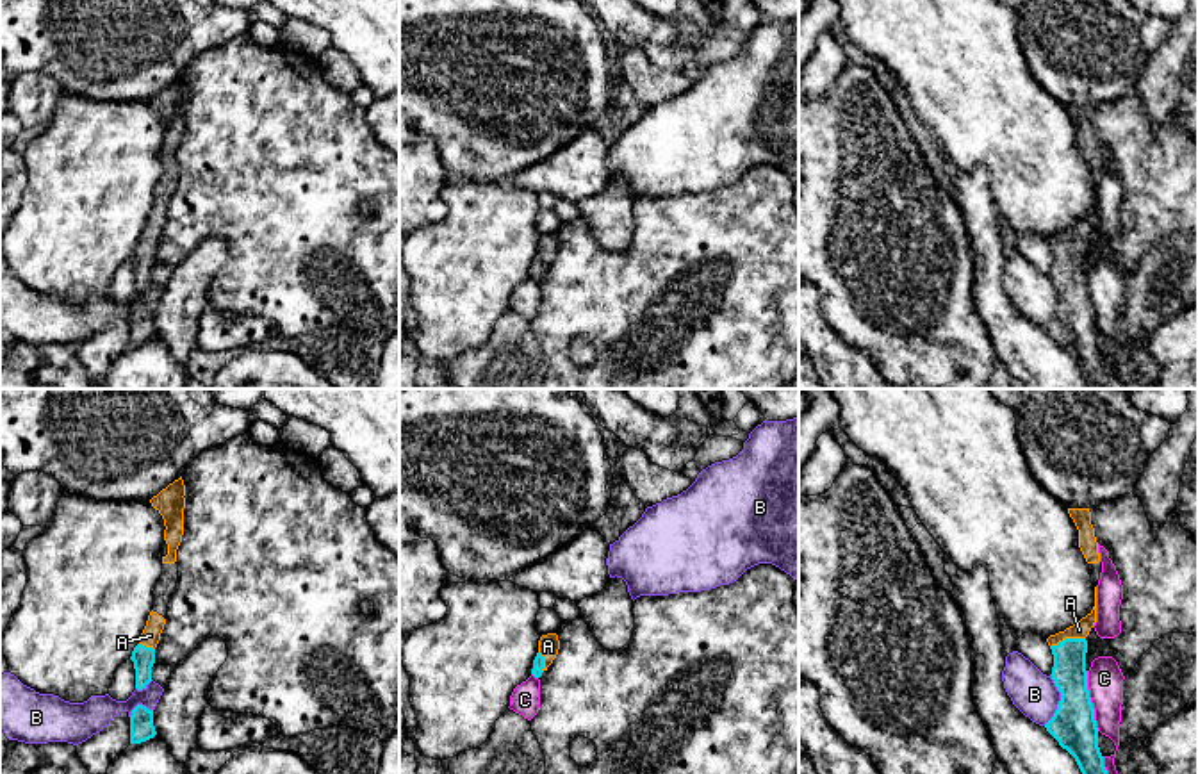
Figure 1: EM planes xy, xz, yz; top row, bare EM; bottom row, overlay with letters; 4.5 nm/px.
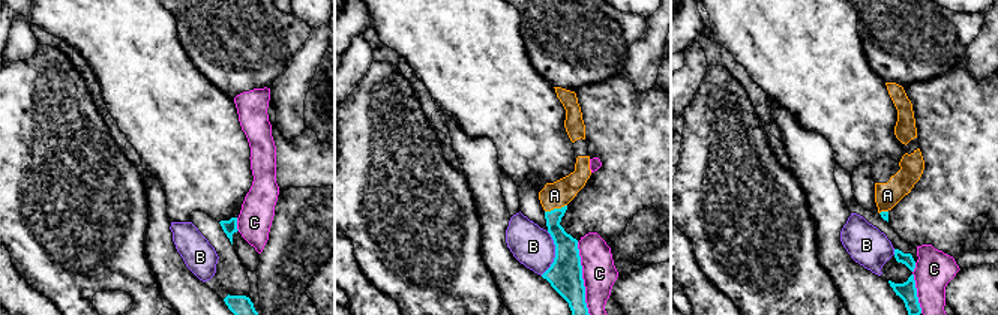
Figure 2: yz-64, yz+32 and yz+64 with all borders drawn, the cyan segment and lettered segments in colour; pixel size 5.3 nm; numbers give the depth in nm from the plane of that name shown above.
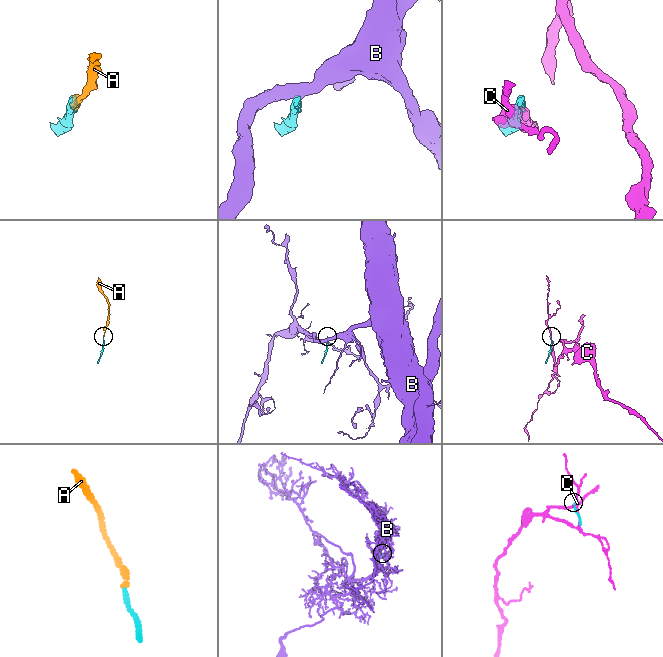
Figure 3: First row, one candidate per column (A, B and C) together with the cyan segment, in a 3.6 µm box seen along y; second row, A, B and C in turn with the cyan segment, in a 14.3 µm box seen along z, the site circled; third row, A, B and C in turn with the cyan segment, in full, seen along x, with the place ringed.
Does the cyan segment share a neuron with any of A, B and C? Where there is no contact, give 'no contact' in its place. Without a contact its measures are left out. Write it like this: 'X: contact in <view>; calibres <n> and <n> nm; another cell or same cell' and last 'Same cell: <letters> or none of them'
A: contact in yz; calibres 160 and 80 nm; same cell
B: contact in yz; calibres 200 and 200 nm; another cell
C: contact in yz; calibres 200 and 160 nm; another cell
Same cell: A

